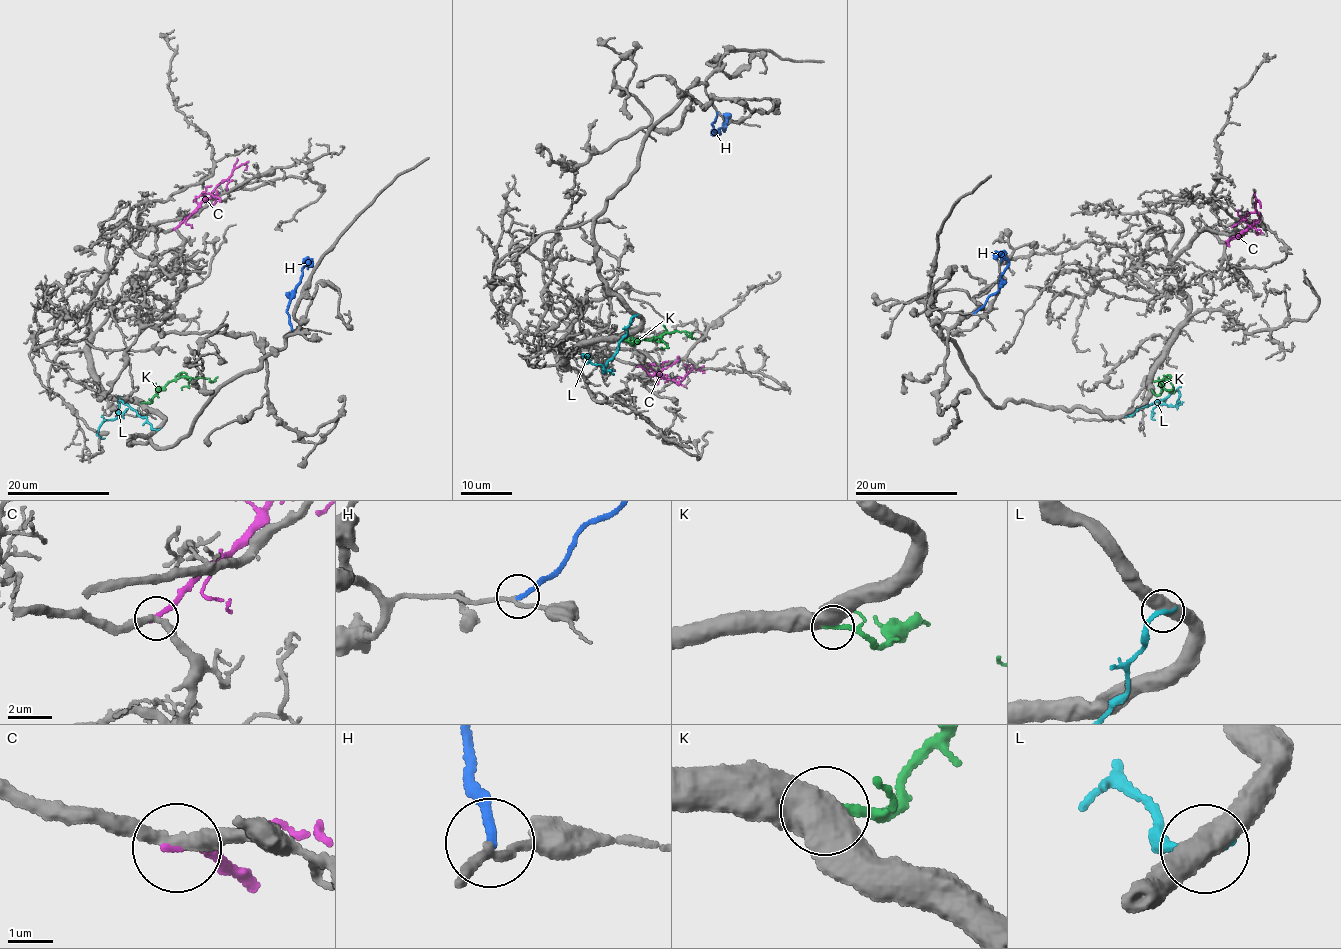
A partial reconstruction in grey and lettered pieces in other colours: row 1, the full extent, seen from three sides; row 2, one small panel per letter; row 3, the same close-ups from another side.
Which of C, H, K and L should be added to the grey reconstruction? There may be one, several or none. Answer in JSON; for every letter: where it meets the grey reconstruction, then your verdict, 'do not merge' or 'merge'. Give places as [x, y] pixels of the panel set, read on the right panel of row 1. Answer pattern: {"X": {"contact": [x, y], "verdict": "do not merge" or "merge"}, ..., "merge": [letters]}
{"C": {"contact": [1226, 243], "verdict": "do not merge"}, "H": {"contact": [974, 312], "verdict": "merge"}, "K": {"contact": [1154, 393], "verdict": "merge"}, "L": {"contact": [1126, 416], "verdict": "do not merge"}, "merge": ["H", "K"]}

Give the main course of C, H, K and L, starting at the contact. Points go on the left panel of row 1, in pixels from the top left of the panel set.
C: (174, 229), (202, 201), (210, 198), (236, 167), (245, 164), (244, 170)
H: (291, 330), (287, 308), (302, 267), (312, 259)
K: (143, 403), (149, 402), (169, 382), (181, 377), (204, 377), (212, 380), (217, 376)
L: (156, 429), (121, 400), (119, 414), (114, 419), (104, 421), (99, 429), (97, 434), (105, 438)

